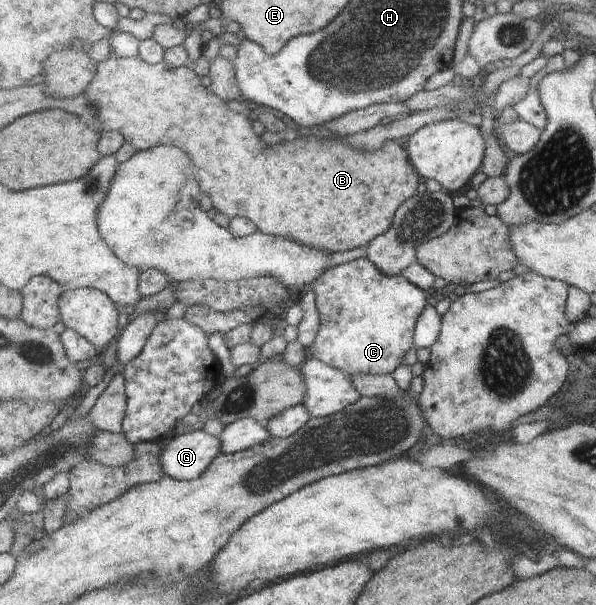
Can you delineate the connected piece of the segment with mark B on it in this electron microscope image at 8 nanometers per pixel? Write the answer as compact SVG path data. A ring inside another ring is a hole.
M111 55L106 61L99 62L97 74L86 93L93 100L95 108L97 108L97 116L94 117L96 120L90 122L91 126L94 126L100 132L120 132L125 137L126 142L137 148L137 151L147 150L147 148L153 148L153 146L159 146L159 144L171 146L175 144L181 150L187 151L189 158L193 160L193 166L196 172L195 176L198 178L200 186L203 186L202 194L211 196L213 206L230 219L239 216L247 217L255 223L259 231L269 236L283 236L283 238L293 236L293 240L299 244L303 244L303 246L325 249L331 253L353 250L353 248L368 245L374 238L385 234L394 225L397 209L404 202L407 202L407 200L418 194L419 176L415 176L417 174L415 172L416 168L413 168L409 164L408 152L405 152L401 146L397 146L395 141L387 142L384 148L377 153L363 153L360 150L351 148L343 140L339 140L338 136L332 136L322 131L302 131L293 136L303 136L303 138L297 138L293 142L283 142L283 144L269 146L267 142L263 142L261 136L257 136L257 132L253 128L254 117L251 117L247 109L240 112L231 110L227 106L227 102L219 98L219 95L215 94L214 90L211 90L210 87L203 86L201 76L197 72L193 72L191 67L171 68L165 61L161 64L152 65L151 63L143 62L143 59L139 56L135 58L123 58Z

